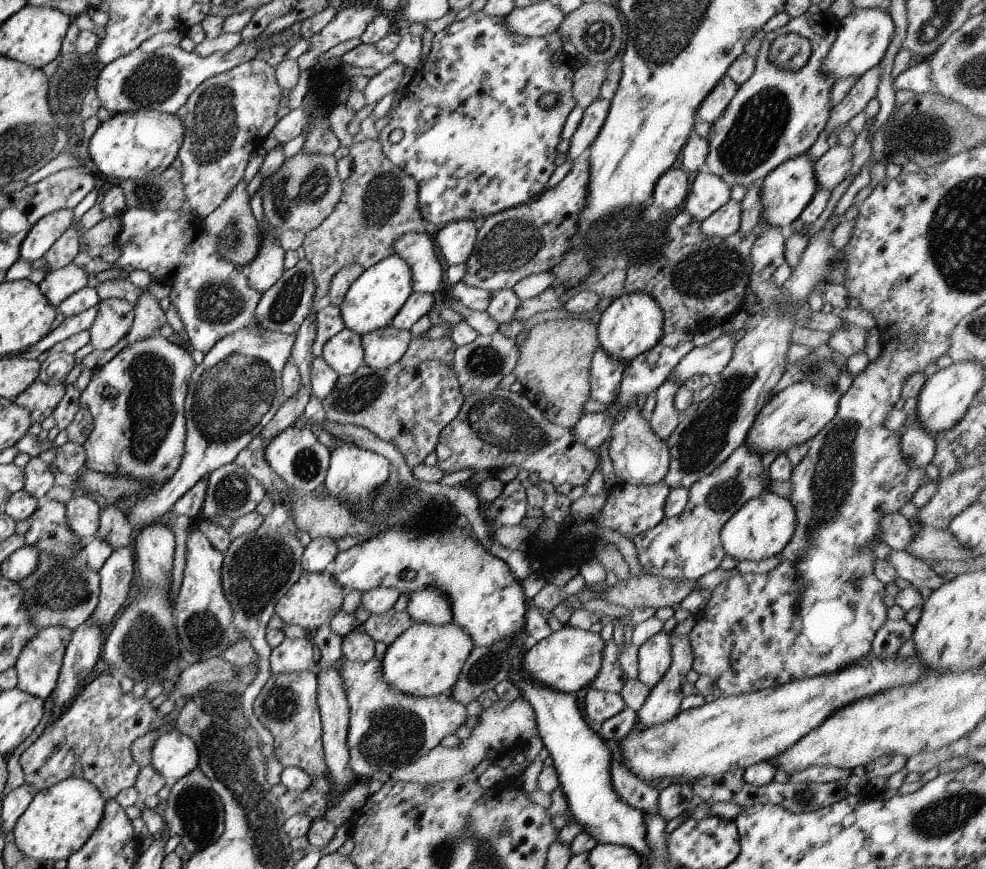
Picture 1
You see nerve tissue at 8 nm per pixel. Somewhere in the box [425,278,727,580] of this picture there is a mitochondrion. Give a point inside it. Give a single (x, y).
(501, 425)

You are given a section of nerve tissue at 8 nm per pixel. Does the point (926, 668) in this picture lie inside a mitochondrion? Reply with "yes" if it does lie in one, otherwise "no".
no

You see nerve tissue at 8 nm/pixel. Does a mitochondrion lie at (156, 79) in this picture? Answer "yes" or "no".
yes

